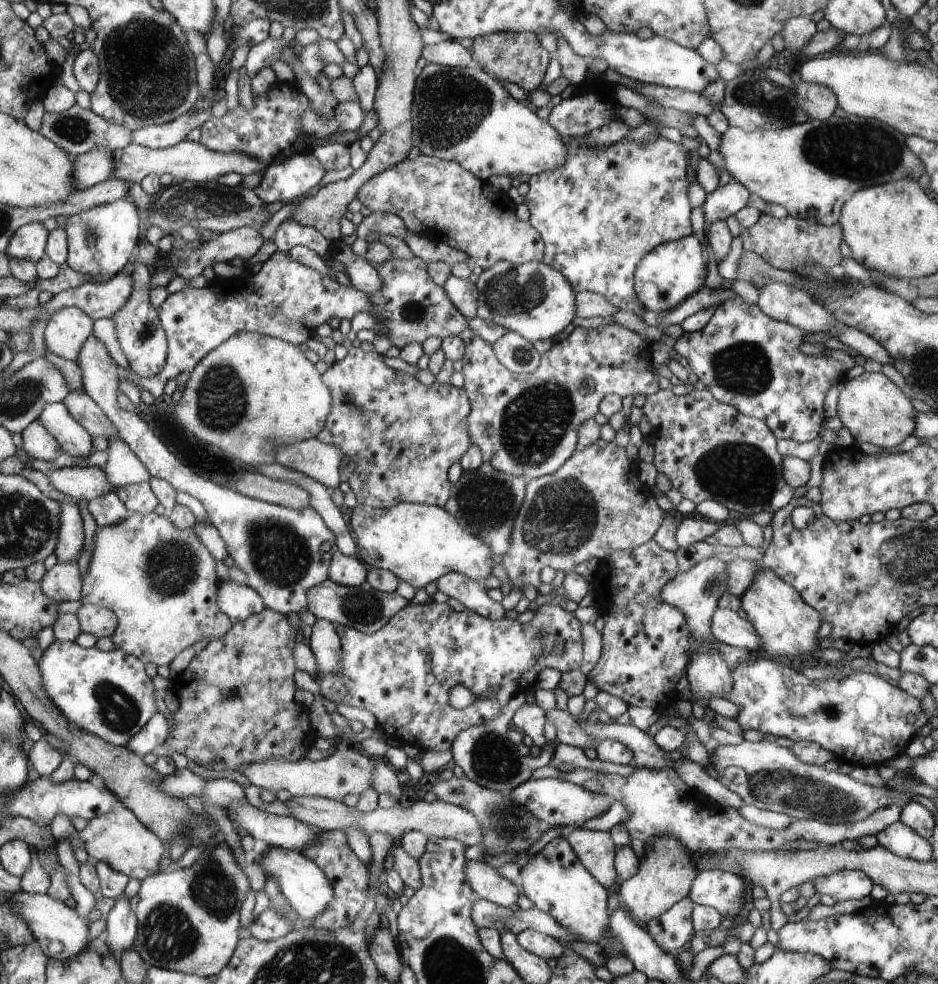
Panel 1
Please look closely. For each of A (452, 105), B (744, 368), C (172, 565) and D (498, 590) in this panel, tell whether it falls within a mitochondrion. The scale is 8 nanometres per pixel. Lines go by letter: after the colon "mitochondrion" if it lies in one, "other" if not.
A: mitochondrion
B: mitochondrion
C: mitochondrion
D: other

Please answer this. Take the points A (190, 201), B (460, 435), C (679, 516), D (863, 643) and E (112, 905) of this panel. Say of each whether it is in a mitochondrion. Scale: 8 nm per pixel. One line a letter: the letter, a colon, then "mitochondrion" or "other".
A: mitochondrion
B: other
C: other
D: other
E: other

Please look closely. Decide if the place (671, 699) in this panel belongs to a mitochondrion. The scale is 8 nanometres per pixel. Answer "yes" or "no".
no

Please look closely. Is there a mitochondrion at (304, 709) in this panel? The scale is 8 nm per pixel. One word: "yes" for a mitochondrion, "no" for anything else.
no

